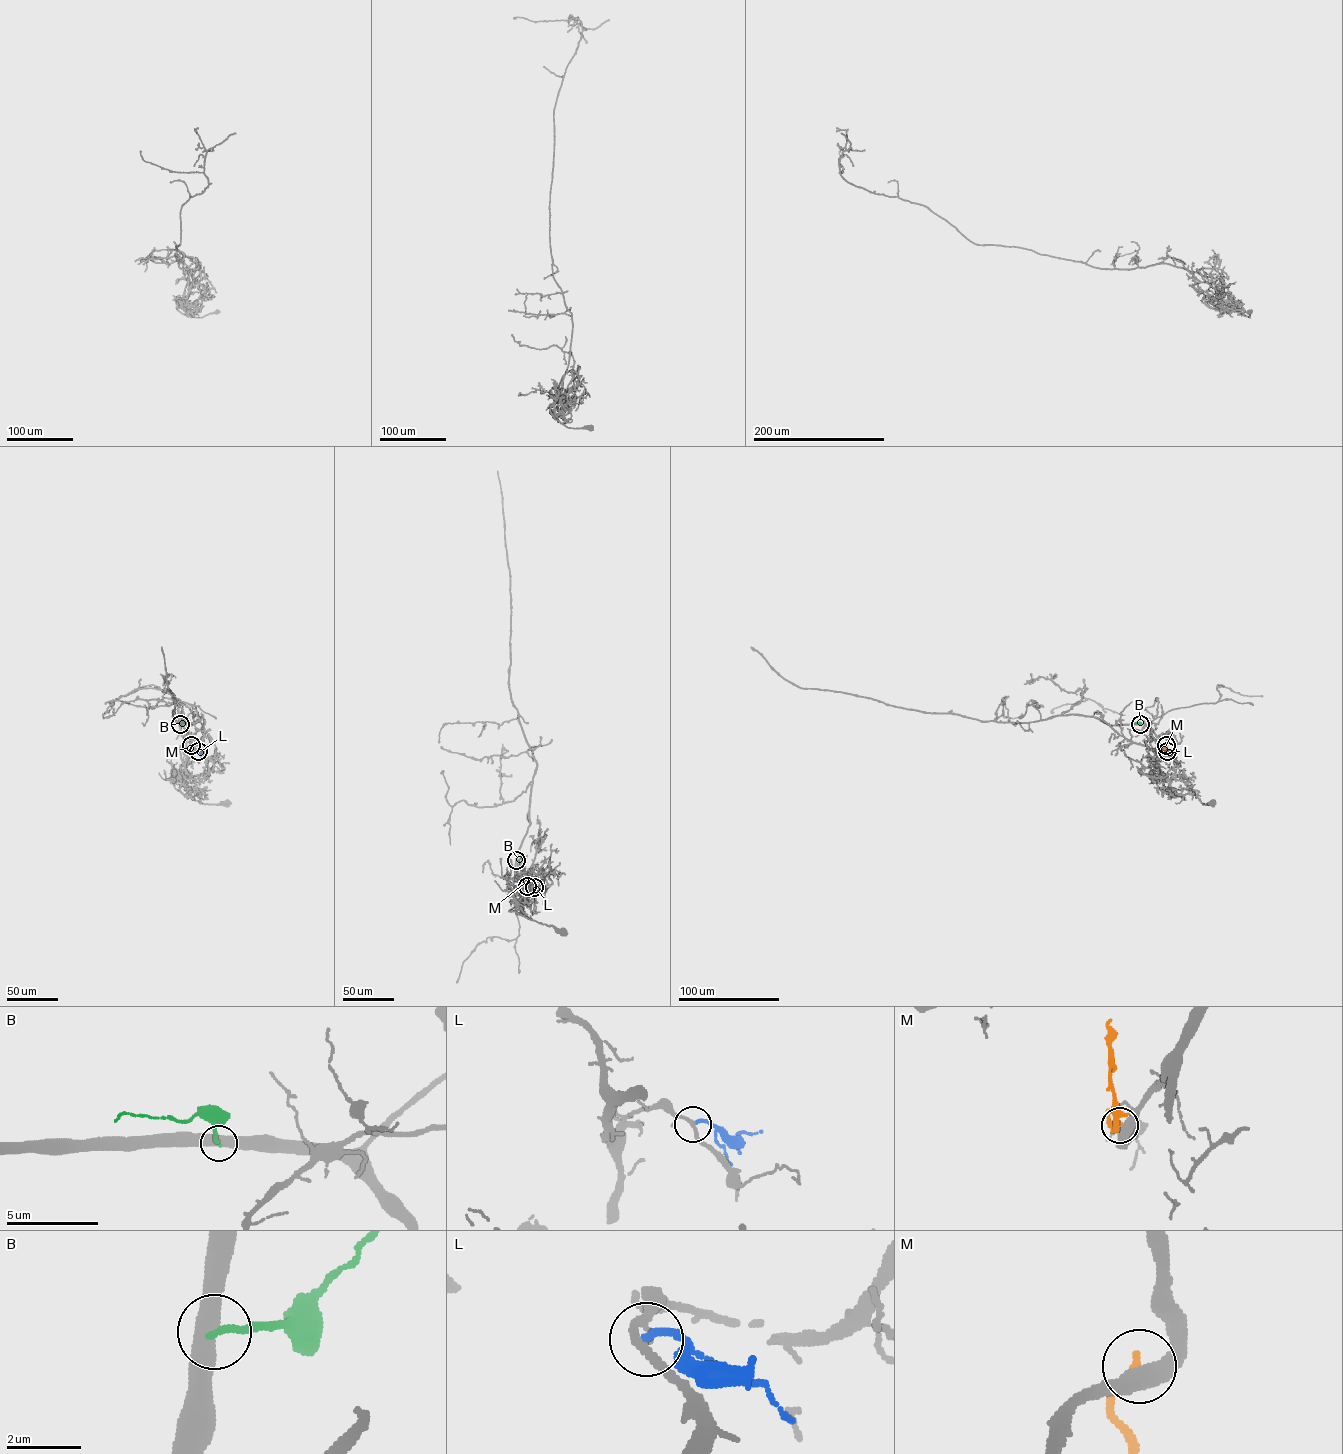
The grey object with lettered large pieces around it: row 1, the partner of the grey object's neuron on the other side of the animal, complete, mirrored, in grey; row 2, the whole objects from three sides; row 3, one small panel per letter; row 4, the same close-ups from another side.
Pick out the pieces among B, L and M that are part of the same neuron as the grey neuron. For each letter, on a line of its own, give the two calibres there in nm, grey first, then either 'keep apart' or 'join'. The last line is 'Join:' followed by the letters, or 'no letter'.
B: 500 nm thick on the grey side, 200 nm on the other; keep apart
L: 200 nm thick on the grey side, 200 nm on the other; keep apart
M: 460 nm thick on the grey side, 240 nm on the other; keep apart
Join: no letter

